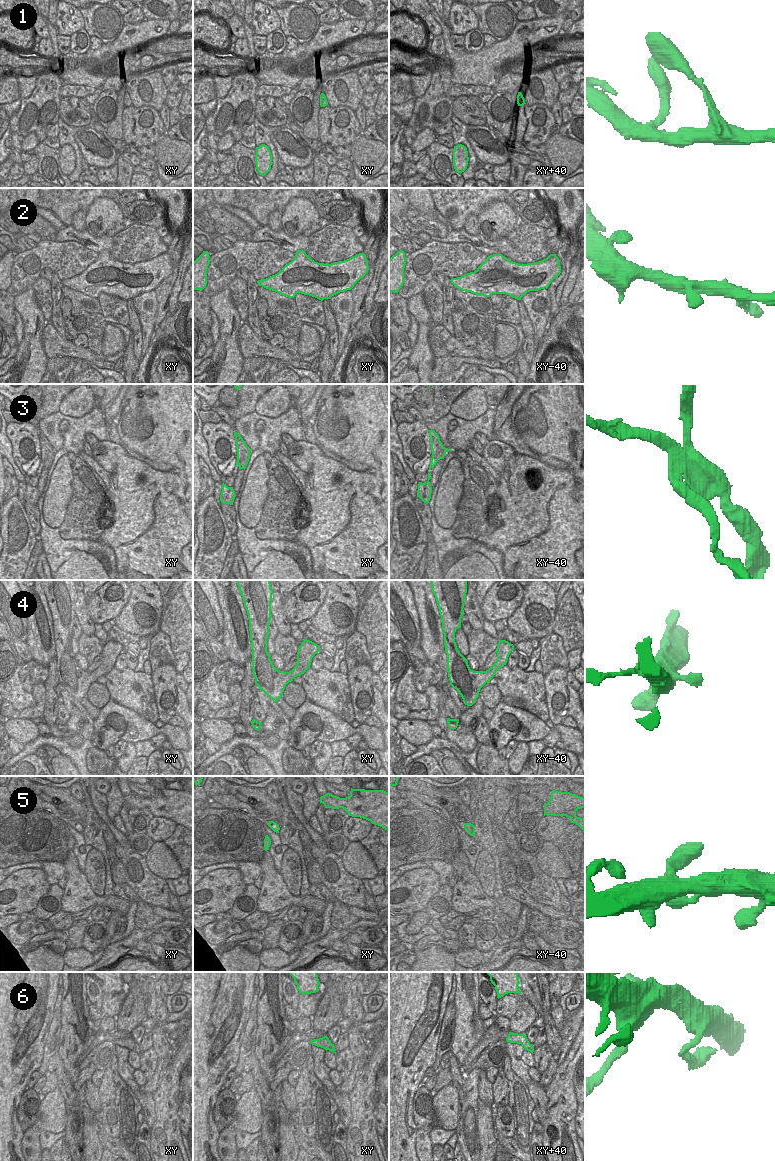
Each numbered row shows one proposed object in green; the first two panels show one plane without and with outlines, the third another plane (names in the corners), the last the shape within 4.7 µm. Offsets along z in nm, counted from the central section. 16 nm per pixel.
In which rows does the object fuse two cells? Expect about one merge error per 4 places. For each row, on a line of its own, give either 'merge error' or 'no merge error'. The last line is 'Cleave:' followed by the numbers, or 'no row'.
1: no merge error
2: no merge error
3: merge error
4: no merge error
5: no merge error
6: no merge error
Cleave: 3

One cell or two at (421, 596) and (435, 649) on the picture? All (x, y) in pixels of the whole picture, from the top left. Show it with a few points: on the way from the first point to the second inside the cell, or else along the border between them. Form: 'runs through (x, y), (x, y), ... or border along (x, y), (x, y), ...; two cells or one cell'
runs through (425, 609), (428, 628), (432, 636); one cell

